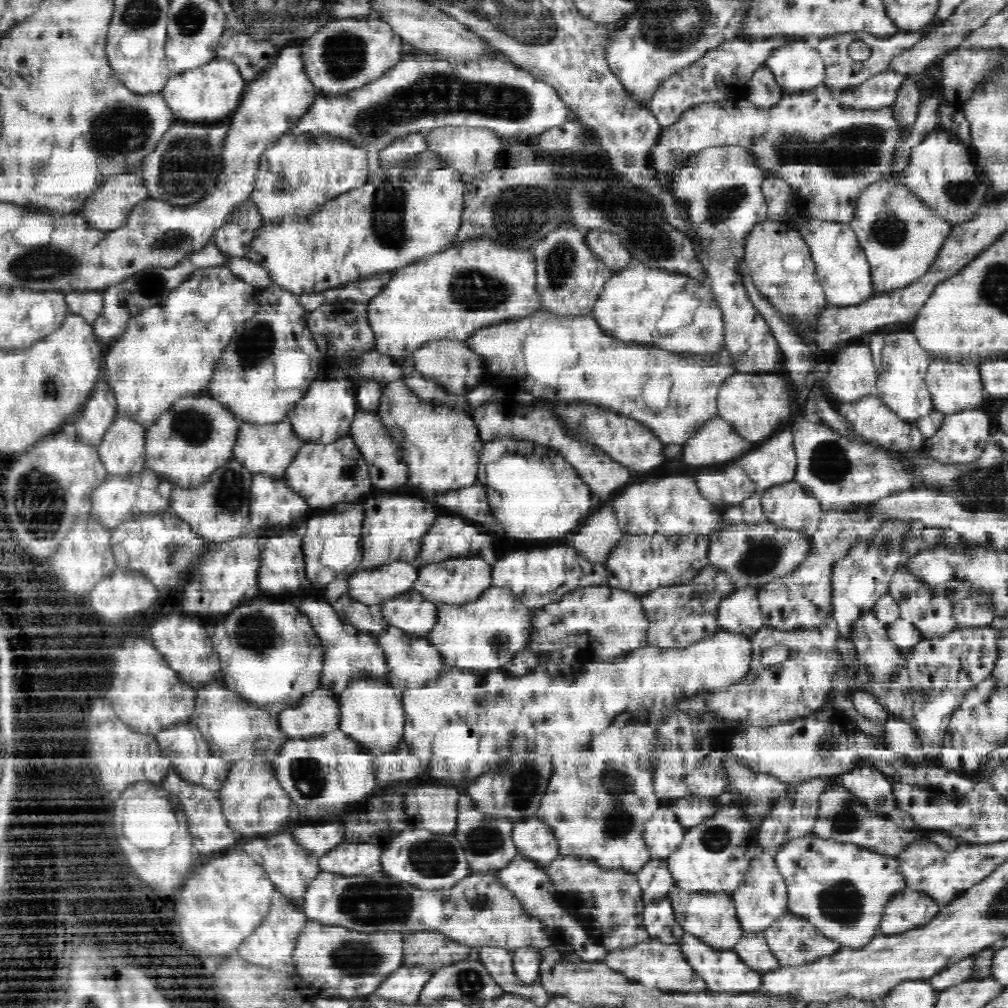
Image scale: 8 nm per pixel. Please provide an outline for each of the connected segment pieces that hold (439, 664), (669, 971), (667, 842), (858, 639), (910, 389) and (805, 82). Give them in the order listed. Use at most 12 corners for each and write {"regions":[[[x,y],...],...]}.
{"regions":[[[395,626],[376,637],[388,683],[402,694],[436,680],[446,665],[424,638]],[[649,938],[605,960],[660,992],[707,988],[679,944]],[[660,801],[644,824],[651,860],[667,859],[687,832]],[[870,610],[851,632],[870,678],[891,683],[904,650]],[[915,333],[874,334],[876,395],[902,420],[928,416],[934,356]],[[796,40],[765,60],[784,93],[823,85],[815,43]]]}

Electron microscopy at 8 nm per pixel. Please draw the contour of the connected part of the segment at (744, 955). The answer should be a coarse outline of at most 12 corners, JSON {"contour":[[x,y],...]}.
{"contour":[[743,932],[734,948],[756,972],[770,972],[779,960],[763,932]]}

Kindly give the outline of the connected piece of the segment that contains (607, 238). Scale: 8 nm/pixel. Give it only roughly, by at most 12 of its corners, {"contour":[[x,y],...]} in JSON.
{"contour":[[589,230],[587,247],[614,273],[631,259],[614,232]]}

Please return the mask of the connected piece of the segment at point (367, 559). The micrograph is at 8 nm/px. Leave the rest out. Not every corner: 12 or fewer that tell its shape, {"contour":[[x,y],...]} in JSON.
{"contour":[[412,496],[366,498],[358,568],[413,563],[435,523]]}

